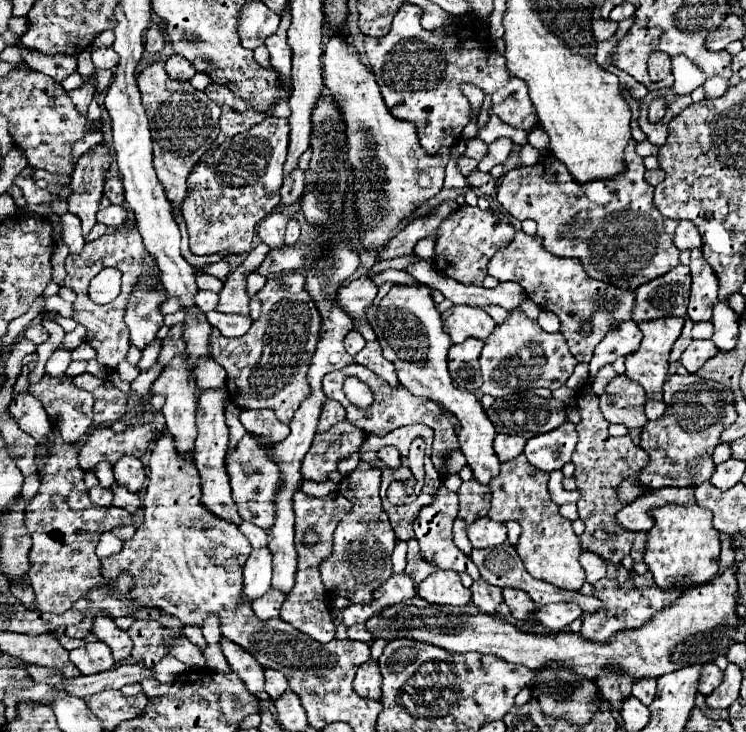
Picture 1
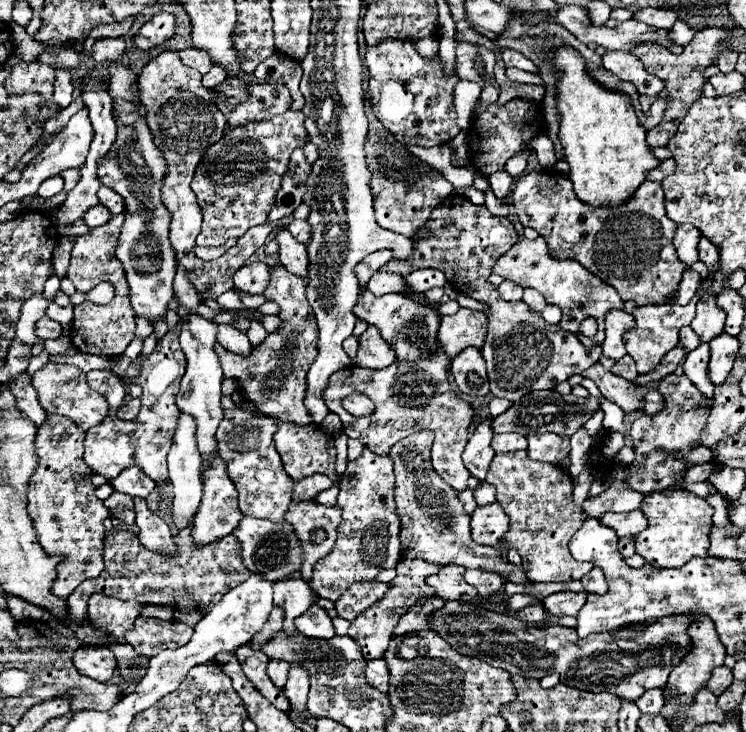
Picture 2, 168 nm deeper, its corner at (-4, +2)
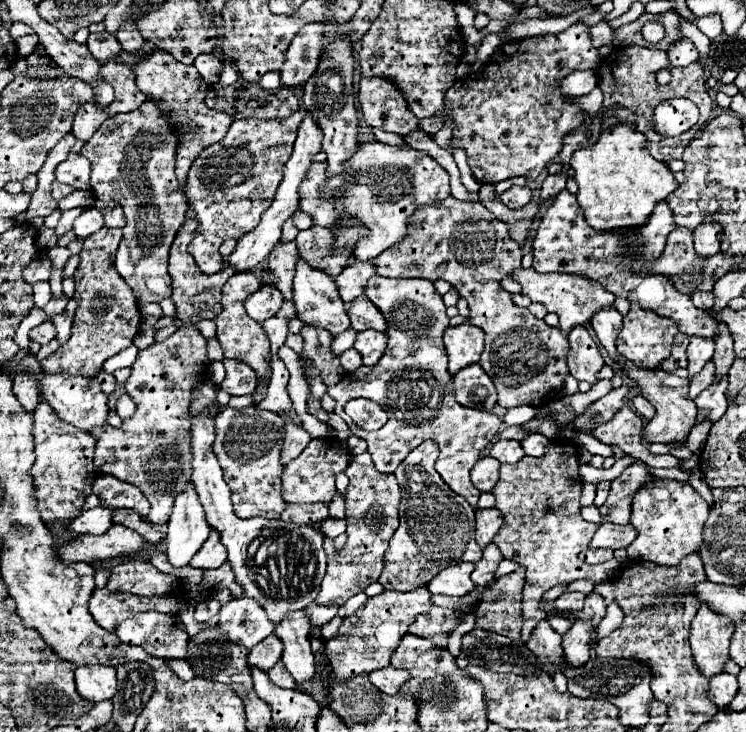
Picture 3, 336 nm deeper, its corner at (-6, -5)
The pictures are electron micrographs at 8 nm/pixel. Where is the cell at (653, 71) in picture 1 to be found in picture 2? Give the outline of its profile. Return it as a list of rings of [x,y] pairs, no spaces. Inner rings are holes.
[[[718,27],[702,29],[702,31],[698,31],[696,37],[684,47],[684,53],[682,53],[682,55],[674,55],[674,53],[670,53],[666,47],[662,47],[662,45],[658,45],[658,43],[640,43],[640,45],[632,47],[630,53],[634,53],[634,55],[642,61],[644,69],[664,81],[662,93],[658,93],[656,97],[640,97],[642,111],[648,113],[648,111],[650,111],[650,105],[652,105],[656,99],[660,99],[660,97],[666,97],[666,99],[668,99],[668,107],[666,107],[666,111],[664,111],[662,121],[660,121],[654,129],[648,131],[648,145],[650,145],[650,147],[666,147],[668,141],[670,141],[670,137],[676,133],[678,123],[682,121],[682,117],[686,117],[690,105],[692,105],[696,99],[702,97],[702,85],[704,85],[702,72],[706,67],[714,63],[714,57],[716,57],[716,53],[718,53],[718,49],[720,49],[720,41],[724,41],[724,37],[726,37],[728,33],[730,33],[730,31],[718,29]]]

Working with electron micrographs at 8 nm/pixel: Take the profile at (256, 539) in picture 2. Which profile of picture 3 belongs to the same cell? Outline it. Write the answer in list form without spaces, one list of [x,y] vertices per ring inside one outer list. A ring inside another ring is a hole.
[[[206,378],[192,388],[192,480],[196,484],[200,502],[204,506],[208,524],[220,532],[220,540],[228,550],[228,562],[234,568],[238,584],[244,588],[244,596],[258,600],[268,618],[276,624],[286,618],[292,610],[306,608],[314,602],[320,582],[326,572],[326,554],[322,548],[324,534],[312,526],[298,526],[284,520],[268,518],[238,518],[232,510],[230,488],[224,482],[218,458],[212,452],[216,428],[214,428],[214,408],[216,408],[214,380]]]

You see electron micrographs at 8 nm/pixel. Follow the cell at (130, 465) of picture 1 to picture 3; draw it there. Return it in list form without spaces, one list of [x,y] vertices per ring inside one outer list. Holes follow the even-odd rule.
[[[98,476],[94,480],[92,492],[100,498],[100,504],[110,510],[132,508],[140,516],[146,516],[150,510],[150,502],[142,496],[138,488],[134,488],[132,484],[120,482],[114,476]]]

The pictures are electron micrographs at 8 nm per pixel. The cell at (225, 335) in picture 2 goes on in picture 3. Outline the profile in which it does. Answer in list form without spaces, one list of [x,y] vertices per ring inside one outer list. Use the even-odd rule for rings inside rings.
[[[226,358],[222,362],[226,366],[226,380],[220,384],[224,392],[228,392],[230,396],[244,396],[256,388],[258,378],[254,376],[254,370],[248,364]]]

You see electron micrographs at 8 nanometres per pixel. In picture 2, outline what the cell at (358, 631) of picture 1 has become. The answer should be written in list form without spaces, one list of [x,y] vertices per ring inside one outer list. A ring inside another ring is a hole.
[[[400,561],[396,565],[396,571],[398,575],[390,581],[390,589],[386,591],[386,595],[374,603],[372,607],[368,607],[364,613],[360,613],[352,623],[350,623],[350,629],[348,629],[348,637],[352,637],[358,645],[360,645],[360,651],[364,655],[366,661],[372,661],[372,659],[382,659],[386,649],[388,649],[388,643],[394,635],[394,629],[400,621],[400,617],[412,607],[412,605],[418,605],[418,603],[426,603],[428,599],[432,599],[436,593],[432,587],[426,585],[426,577],[432,575],[432,573],[438,573],[440,571],[440,565],[428,565],[426,561]]]

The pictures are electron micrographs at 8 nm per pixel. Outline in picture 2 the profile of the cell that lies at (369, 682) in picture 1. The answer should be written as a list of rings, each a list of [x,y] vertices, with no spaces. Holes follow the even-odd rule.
[[[376,659],[376,661],[368,661],[366,665],[366,679],[372,687],[380,689],[382,693],[388,693],[388,667],[384,659]]]

